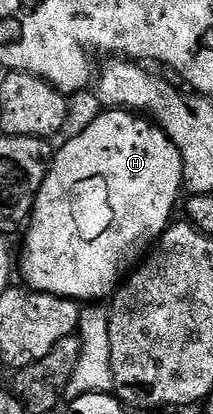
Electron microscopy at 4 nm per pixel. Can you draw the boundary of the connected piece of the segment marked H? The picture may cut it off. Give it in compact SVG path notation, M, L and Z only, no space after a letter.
M103 110L92 122L92 125L89 125L88 129L80 133L78 137L68 141L63 148L53 152L50 160L50 170L46 173L44 185L36 197L34 213L30 216L28 226L24 231L26 248L22 251L22 259L20 255L20 275L22 271L23 277L26 278L24 280L25 286L32 291L73 299L82 305L90 305L95 301L104 301L100 299L109 300L114 292L118 290L123 280L127 278L131 268L166 234L167 227L175 218L174 206L178 203L178 194L183 194L183 191L182 158L176 149L176 145L172 145L170 138L159 129L157 123L143 117L141 114L131 113L128 110Z

